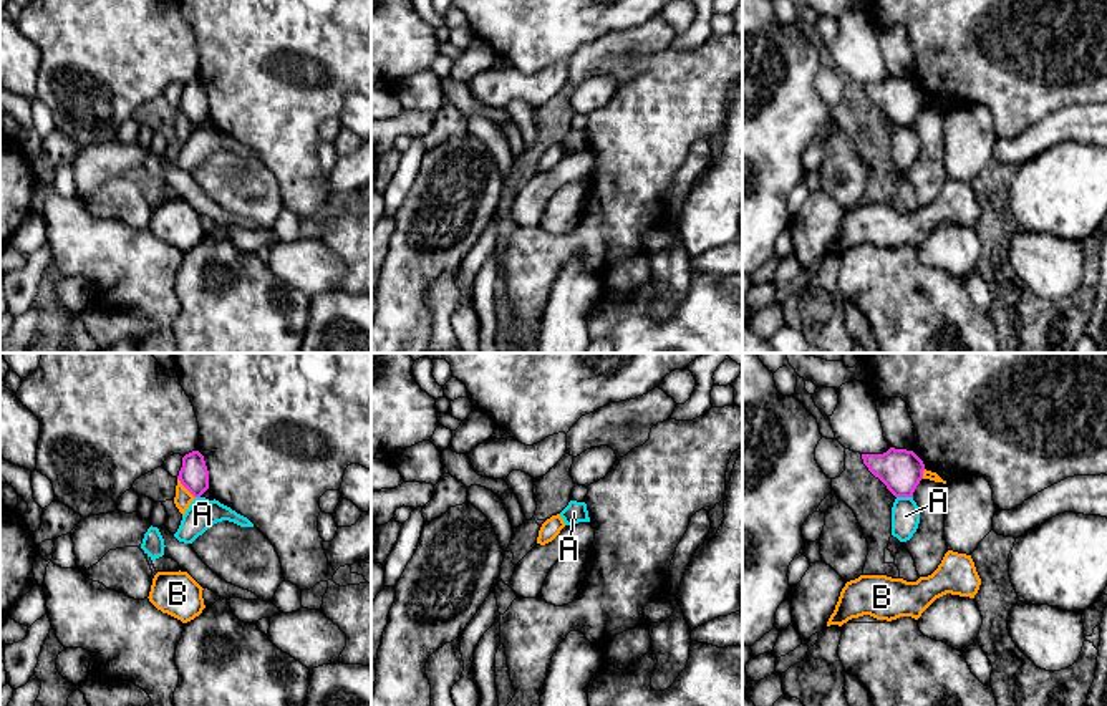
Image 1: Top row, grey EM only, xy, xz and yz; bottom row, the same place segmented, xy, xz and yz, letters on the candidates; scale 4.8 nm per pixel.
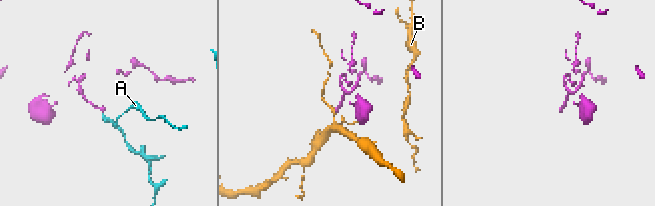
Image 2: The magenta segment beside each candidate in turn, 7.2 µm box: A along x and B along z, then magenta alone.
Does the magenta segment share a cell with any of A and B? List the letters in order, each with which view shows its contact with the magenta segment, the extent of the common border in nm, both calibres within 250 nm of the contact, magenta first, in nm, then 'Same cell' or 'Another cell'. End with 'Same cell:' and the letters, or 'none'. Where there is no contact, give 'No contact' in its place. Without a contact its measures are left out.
A: Touches magenta in yz. Shared border 80 nm. Thickness 200 nm (magenta) against 140 nm. Another cell
B: Touches magenta in xy. Shared border 130 nm. Thickness 140 nm (magenta) against 90 nm. Another cell
Same cell: none

